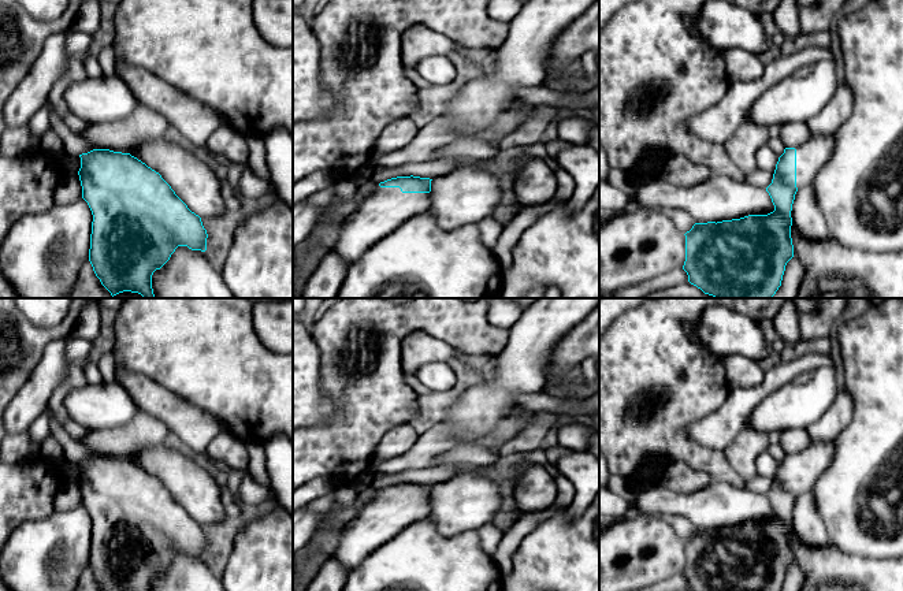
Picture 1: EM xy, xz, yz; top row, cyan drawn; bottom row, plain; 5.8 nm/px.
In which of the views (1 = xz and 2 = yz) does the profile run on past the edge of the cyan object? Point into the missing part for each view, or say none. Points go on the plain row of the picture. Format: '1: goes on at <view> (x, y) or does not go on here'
1: goes on at xz (387, 515)
2: goes on at yz (818, 456)

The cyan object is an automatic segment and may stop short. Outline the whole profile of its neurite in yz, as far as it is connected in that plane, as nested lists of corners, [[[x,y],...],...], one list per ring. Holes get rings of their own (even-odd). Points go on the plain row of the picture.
[[[811,442],[798,454],[785,454],[772,490],[766,494],[774,517],[740,525],[695,529],[685,542],[683,576],[691,591],[781,591],[787,569],[794,564],[791,544],[792,510],[798,497],[810,492],[818,476],[833,461],[835,442]]]

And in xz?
[[[397,483],[375,490],[372,501],[341,529],[334,557],[349,573],[375,549],[430,513],[430,484]]]

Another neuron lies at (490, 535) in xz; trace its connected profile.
[[[493,523],[480,527],[477,531],[480,549],[488,555],[494,555],[498,543],[503,538],[503,531]]]

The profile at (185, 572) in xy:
[[[178,553],[170,566],[152,581],[152,591],[226,591],[222,577],[208,566],[207,560]]]

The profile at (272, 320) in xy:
[[[293,298],[253,304],[252,324],[265,347],[293,354]]]

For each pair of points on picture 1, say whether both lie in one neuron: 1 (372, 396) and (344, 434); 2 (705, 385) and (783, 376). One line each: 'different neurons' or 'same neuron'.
1: same neuron
2: different neurons

